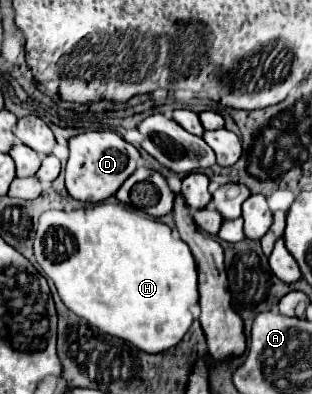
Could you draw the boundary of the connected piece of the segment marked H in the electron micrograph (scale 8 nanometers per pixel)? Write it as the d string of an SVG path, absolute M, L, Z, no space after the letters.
M101 203L95 207L87 207L87 209L75 209L75 211L45 211L39 217L37 229L35 229L35 239L33 239L33 253L37 263L43 267L45 275L49 275L59 291L61 301L79 317L83 317L85 321L89 321L91 325L99 327L103 333L109 333L113 337L125 339L131 345L135 345L141 351L147 353L161 353L173 345L177 345L183 335L187 333L187 329L193 323L193 315L191 315L191 307L197 303L199 293L197 293L197 269L193 269L193 255L189 251L189 247L179 239L179 235L173 233L171 227L167 227L161 221L151 219L149 215L145 215L143 211L129 211L121 205L113 205L113 203Z

